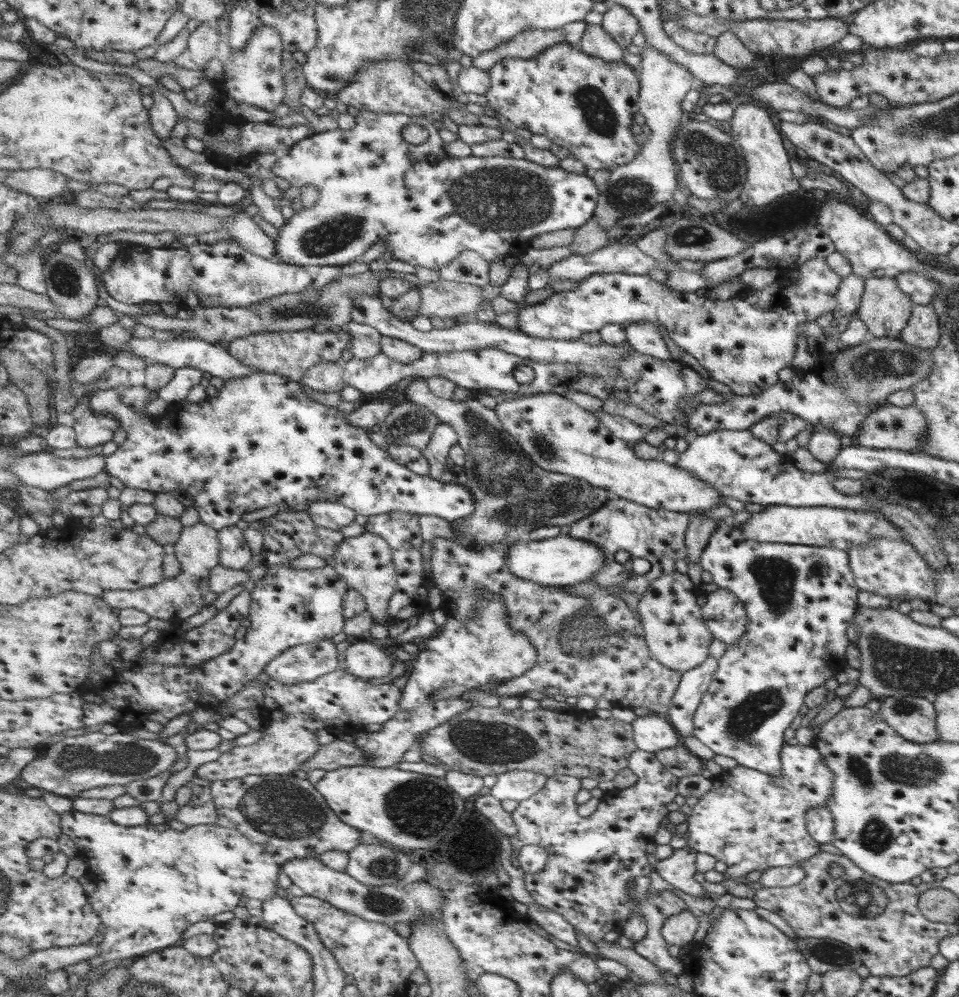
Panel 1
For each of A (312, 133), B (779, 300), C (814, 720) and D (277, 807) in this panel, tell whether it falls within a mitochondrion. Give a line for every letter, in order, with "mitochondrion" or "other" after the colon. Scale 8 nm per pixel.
A: other
B: other
C: other
D: mitochondrion

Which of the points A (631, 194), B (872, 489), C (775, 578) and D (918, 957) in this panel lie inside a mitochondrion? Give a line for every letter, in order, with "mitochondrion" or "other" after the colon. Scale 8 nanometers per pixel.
A: mitochondrion
B: other
C: mitochondrion
D: other

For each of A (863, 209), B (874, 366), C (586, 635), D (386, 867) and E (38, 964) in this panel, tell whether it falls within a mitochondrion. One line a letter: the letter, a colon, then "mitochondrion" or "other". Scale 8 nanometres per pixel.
A: other
B: mitochondrion
C: mitochondrion
D: mitochondrion
E: other

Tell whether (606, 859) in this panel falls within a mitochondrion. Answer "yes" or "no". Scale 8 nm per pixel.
no

